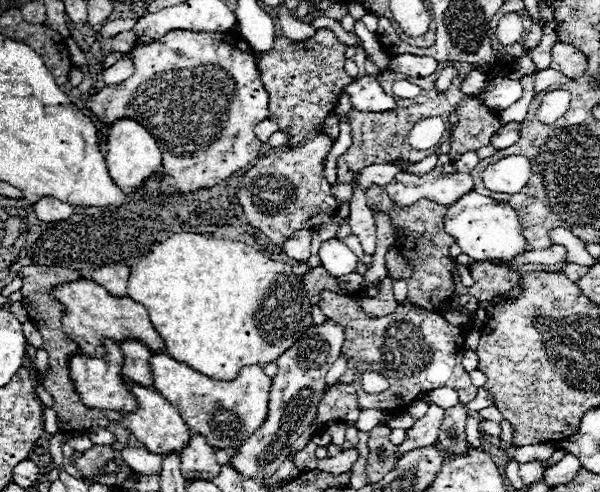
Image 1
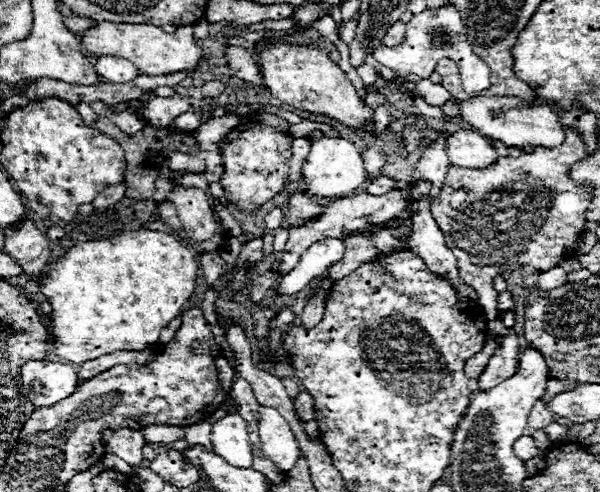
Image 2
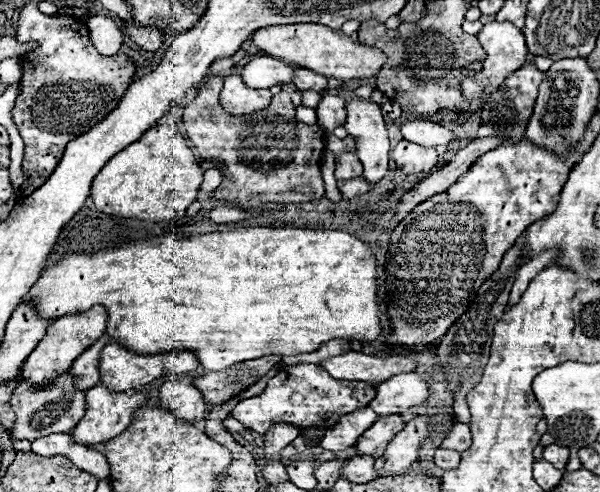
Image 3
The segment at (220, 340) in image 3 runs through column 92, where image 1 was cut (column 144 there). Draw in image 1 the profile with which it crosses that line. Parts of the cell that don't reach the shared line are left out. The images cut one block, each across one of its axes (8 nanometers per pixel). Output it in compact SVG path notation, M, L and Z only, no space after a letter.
M172 234L168 240L154 244L150 248L150 252L134 259L130 266L130 278L128 278L128 296L132 300L136 300L138 304L144 304L148 310L148 316L154 324L154 328L158 330L158 334L164 340L164 350L170 358L194 368L196 372L210 376L210 378L222 378L222 380L232 380L238 370L242 366L250 366L250 364L268 364L274 362L282 352L286 352L286 348L290 348L290 344L294 344L294 340L298 340L298 336L302 336L302 332L312 324L312 316L310 316L310 300L306 296L304 284L300 280L296 280L296 274L292 274L292 266L286 262L274 262L268 256L264 256L262 252L242 244L242 242L234 242L234 240L226 240L226 238L212 238L208 234Z

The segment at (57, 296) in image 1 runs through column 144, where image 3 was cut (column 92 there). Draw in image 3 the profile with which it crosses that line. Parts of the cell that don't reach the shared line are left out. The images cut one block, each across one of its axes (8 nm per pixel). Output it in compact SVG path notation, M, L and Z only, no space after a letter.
M94 306L82 314L68 314L68 316L56 318L48 326L46 336L38 342L38 346L32 350L32 354L22 364L22 370L20 370L22 380L36 384L36 386L46 386L56 376L68 372L72 362L80 354L84 354L104 332L106 332L106 310L104 310L104 306Z

